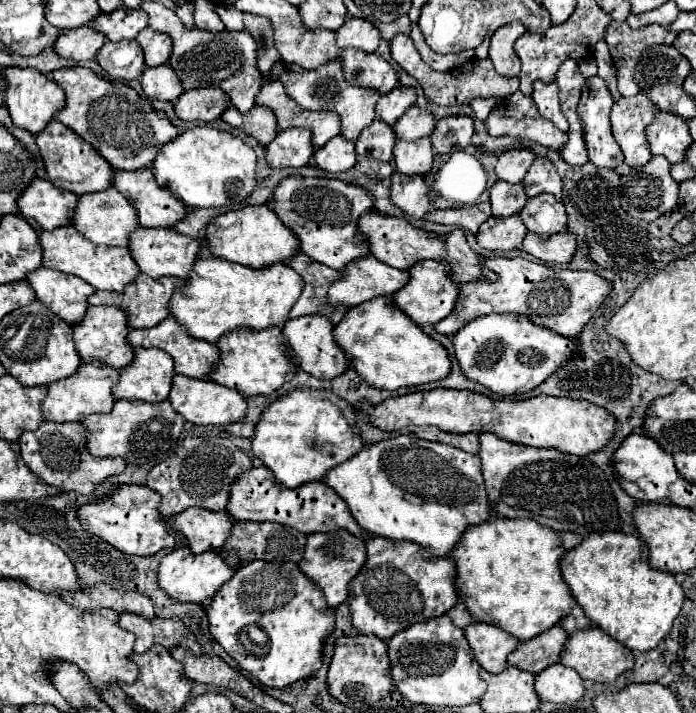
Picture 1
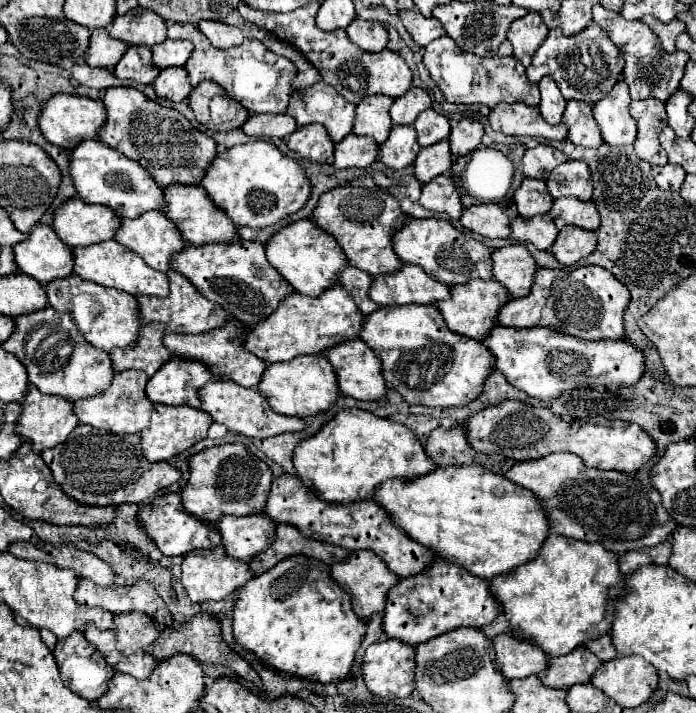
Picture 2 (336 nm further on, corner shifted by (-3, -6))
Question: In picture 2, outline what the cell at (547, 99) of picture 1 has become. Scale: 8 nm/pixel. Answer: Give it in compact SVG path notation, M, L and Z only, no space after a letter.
M546 76L538 82L538 86L540 86L540 96L542 96L542 102L538 106L542 118L548 124L560 124L564 108L566 108L566 100L562 98L556 82L550 76Z

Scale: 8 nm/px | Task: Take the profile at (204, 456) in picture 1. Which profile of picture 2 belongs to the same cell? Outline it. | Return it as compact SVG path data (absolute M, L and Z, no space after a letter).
M222 444L204 448L202 452L188 456L188 482L182 488L182 506L188 514L204 522L218 522L226 514L248 516L262 512L270 484L272 472L258 456L254 456L244 444Z

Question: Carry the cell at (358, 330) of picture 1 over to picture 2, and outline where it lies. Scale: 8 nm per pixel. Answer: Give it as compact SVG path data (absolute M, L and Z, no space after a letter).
M406 304L406 306L382 306L376 312L364 316L360 340L364 340L374 354L382 360L382 372L388 386L400 390L408 404L422 406L464 406L482 392L482 384L492 368L490 350L472 338L454 334L448 330L442 314L436 306L428 304Z

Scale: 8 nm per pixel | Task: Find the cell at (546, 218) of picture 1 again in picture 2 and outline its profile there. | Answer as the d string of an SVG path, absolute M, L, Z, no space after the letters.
M558 198L554 200L550 212L548 212L560 230L562 226L580 226L586 230L596 230L600 224L598 212L592 202L582 202L578 198Z

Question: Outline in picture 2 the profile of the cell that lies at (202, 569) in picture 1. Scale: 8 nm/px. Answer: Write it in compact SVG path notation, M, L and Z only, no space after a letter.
M216 546L212 550L192 550L184 554L182 560L182 586L186 588L192 602L206 602L206 600L222 600L234 590L242 588L250 580L248 564L242 560L234 560L226 556L222 546Z

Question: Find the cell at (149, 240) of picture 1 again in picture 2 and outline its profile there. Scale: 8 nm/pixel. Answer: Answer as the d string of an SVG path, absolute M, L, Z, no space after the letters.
M234 240L228 244L206 244L206 246L186 246L170 258L170 268L186 276L202 296L218 302L226 312L234 314L246 324L256 324L270 316L278 302L294 292L294 288L278 276L278 272L268 264L264 254L264 244L250 240Z

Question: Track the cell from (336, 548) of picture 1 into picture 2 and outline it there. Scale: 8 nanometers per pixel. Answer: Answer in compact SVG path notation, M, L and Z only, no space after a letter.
M368 550L352 552L346 560L332 566L332 578L338 582L338 586L350 594L352 598L352 610L360 618L370 618L374 612L382 612L386 604L386 592L398 582L398 576L388 570L388 566Z

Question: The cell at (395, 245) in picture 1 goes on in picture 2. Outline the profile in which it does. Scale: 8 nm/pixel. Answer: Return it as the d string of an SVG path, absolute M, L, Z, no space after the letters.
M436 218L410 220L394 234L392 244L400 262L420 266L422 270L426 270L428 276L436 278L438 282L446 286L466 284L468 280L476 280L476 278L482 278L482 280L492 278L492 270L490 270L492 250L476 242L466 232L456 230L450 220L436 220Z

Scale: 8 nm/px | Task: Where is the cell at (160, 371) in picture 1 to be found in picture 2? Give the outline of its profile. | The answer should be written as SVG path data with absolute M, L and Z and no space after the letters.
M170 358L146 384L146 396L150 402L168 406L194 406L200 408L198 390L214 380L210 370L186 358Z

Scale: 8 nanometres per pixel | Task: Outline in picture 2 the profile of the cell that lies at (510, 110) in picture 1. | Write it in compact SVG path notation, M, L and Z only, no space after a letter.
M498 104L488 114L488 122L492 130L510 134L510 136L540 136L548 140L566 140L566 126L550 126L542 120L540 110L536 106L526 104Z

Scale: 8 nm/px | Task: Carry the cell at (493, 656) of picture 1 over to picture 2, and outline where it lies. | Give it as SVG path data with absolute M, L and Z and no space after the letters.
M498 634L492 638L492 646L496 652L496 664L508 680L546 672L546 654L536 644L516 640L512 634Z

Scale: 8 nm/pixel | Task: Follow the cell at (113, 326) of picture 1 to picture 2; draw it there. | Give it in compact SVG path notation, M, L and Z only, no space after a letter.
M152 322L140 328L138 340L130 348L112 348L110 360L114 366L114 372L122 372L128 368L142 370L150 376L170 360L170 352L162 344L164 338L164 324Z

